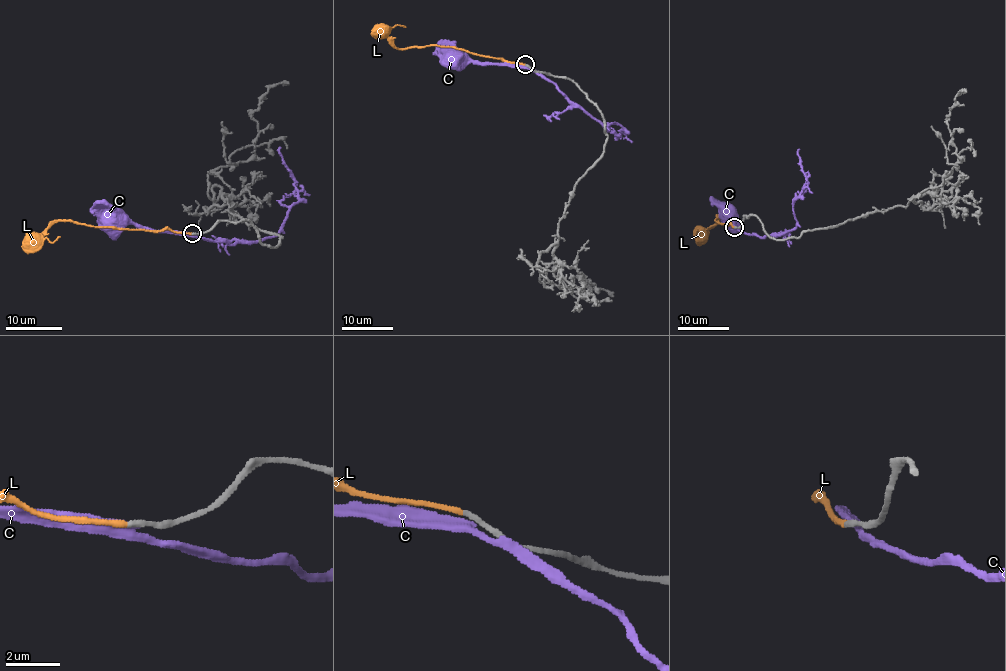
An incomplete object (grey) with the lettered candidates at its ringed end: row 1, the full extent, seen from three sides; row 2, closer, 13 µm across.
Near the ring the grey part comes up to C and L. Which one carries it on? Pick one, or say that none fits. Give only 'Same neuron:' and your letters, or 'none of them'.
Same neuron: L

